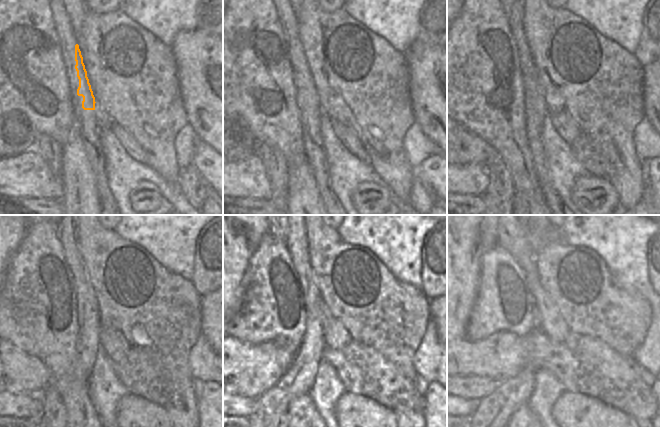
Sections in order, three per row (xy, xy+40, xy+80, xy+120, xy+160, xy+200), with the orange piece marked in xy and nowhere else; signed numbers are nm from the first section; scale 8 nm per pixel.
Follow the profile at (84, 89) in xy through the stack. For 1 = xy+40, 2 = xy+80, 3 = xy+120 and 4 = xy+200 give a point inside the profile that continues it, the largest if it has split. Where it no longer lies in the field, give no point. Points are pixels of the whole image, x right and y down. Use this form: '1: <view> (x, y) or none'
1: xy+40 (311, 98)
2: xy+80 (534, 91)
3: xy+120 (88, 341)
4: xy+200 (495, 409)

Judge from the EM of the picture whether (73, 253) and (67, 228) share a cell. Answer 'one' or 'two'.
one

